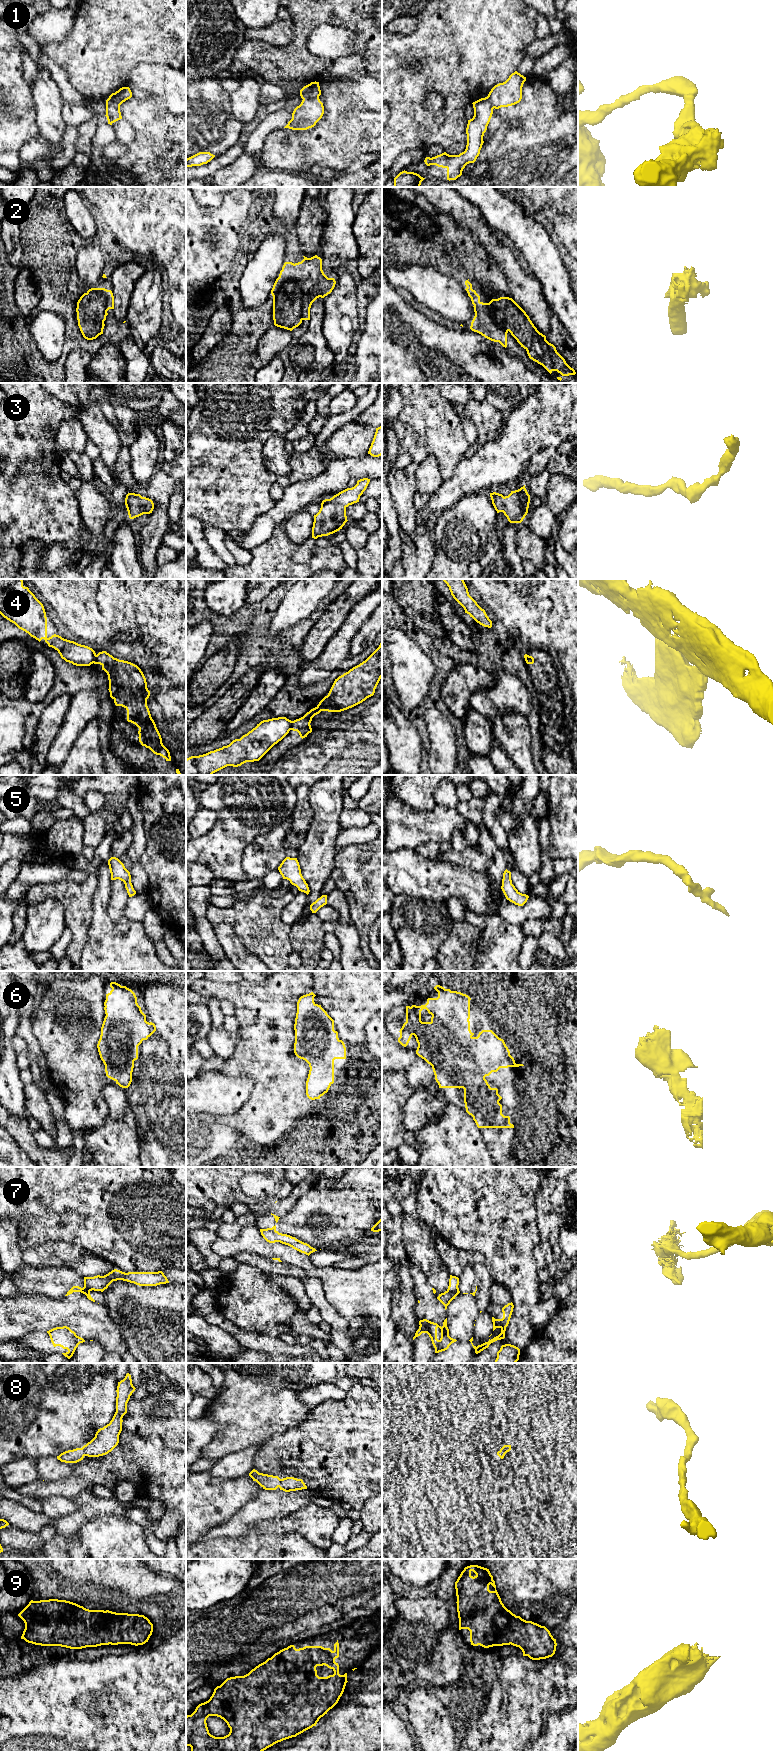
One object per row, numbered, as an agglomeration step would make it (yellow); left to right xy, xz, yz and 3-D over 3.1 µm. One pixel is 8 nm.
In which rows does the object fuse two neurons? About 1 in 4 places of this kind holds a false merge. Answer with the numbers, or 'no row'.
1, 4

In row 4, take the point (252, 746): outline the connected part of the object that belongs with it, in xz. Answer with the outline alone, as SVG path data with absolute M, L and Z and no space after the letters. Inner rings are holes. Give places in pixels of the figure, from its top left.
M286 717L263 720L229 745L187 758L186 775L212 775L227 766L238 767L246 762L259 761L289 733L292 722Z

